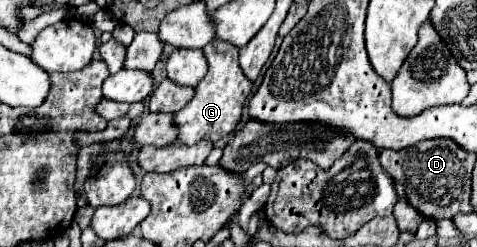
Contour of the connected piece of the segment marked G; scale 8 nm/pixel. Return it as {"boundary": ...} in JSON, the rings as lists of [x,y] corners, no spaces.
{"boundary":[[[215,39],[203,47],[203,53],[207,57],[209,71],[195,87],[195,95],[189,101],[189,105],[185,105],[179,113],[173,115],[173,121],[179,127],[179,133],[177,133],[179,145],[195,145],[201,139],[215,143],[227,137],[231,131],[235,131],[241,121],[245,99],[253,87],[253,83],[243,75],[239,67],[239,61],[237,61],[239,49],[235,45]]]}

